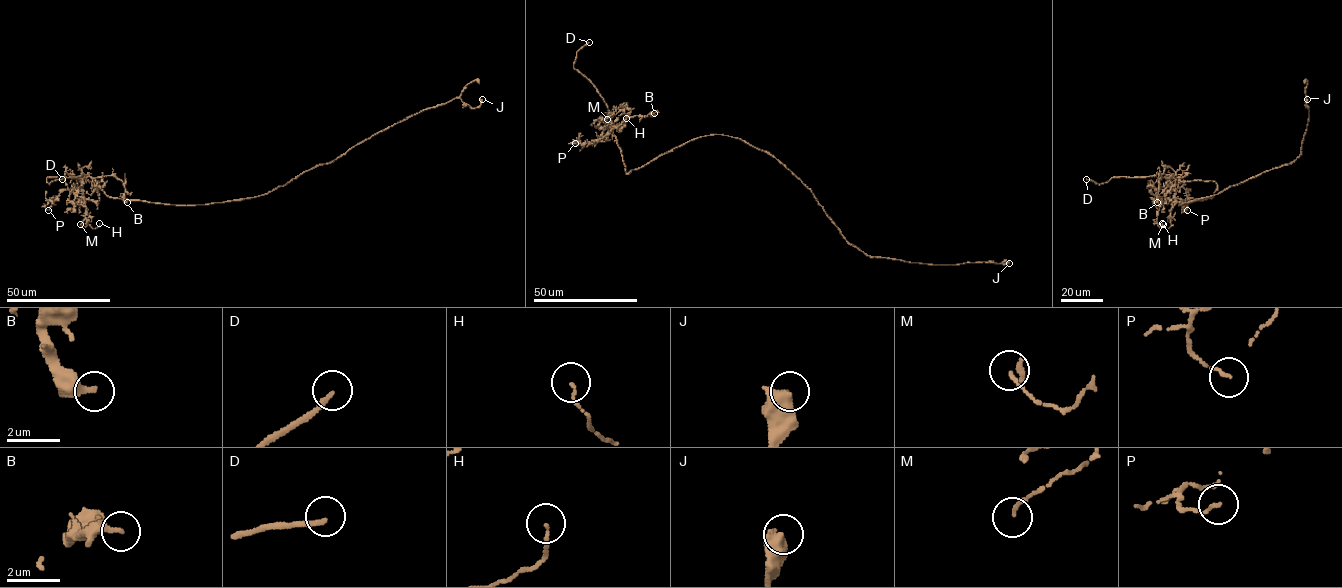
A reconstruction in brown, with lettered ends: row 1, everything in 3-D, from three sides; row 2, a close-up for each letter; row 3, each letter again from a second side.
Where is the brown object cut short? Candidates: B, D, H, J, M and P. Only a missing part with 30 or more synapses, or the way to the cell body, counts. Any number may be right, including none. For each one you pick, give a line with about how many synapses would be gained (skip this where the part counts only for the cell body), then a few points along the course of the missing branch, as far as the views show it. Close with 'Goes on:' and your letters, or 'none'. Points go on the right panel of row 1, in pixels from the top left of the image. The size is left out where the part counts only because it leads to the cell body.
Goes on: D

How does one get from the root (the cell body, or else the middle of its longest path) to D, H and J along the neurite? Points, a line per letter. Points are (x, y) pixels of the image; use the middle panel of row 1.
D: (766, 152), (739, 138), (707, 135), (626, 173), (608, 106), (593, 84), (574, 67), (577, 52), (589, 42)
H: (766, 152), (739, 138), (707, 135), (627, 173), (612, 133), (615, 125), (610, 124), (603, 135), (626, 118)
J: (766, 152), (810, 190), (843, 237), (869, 256), (940, 265), (1009, 263)

